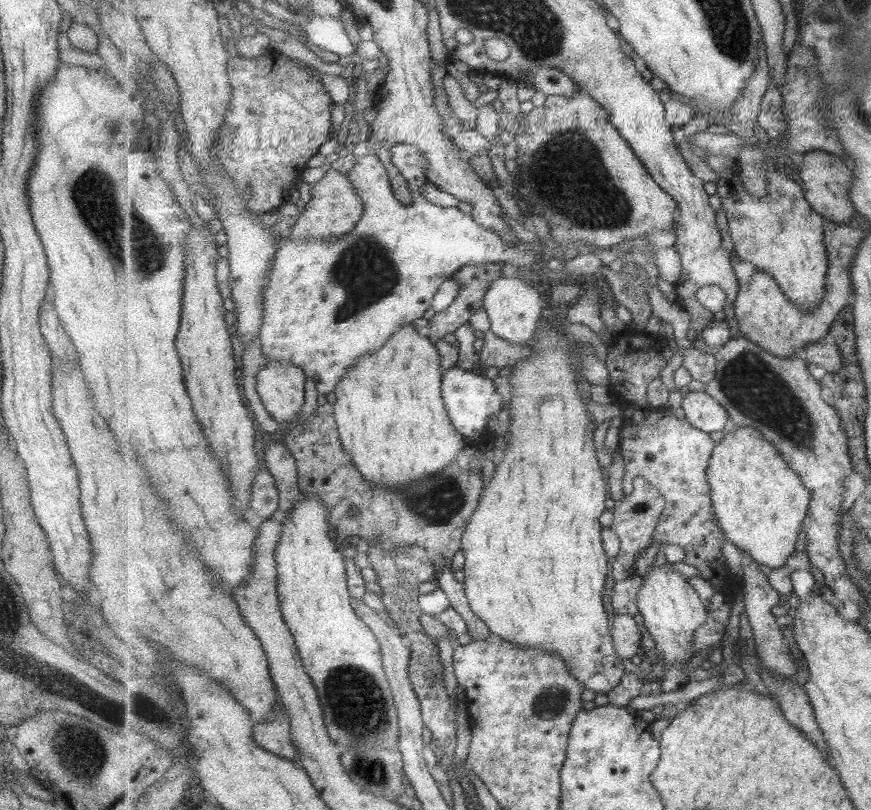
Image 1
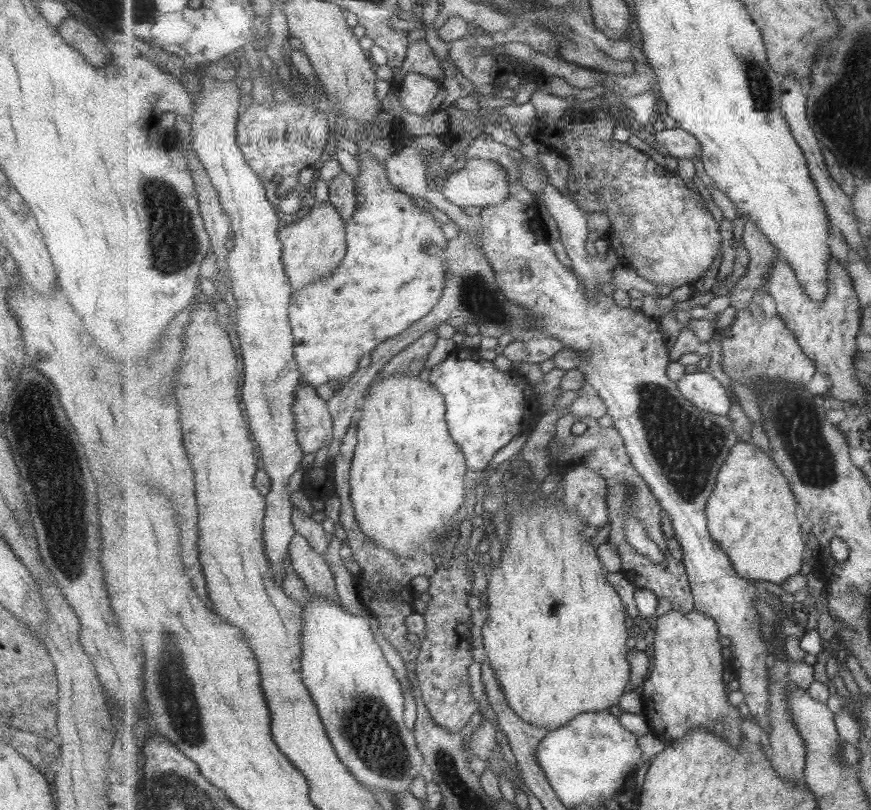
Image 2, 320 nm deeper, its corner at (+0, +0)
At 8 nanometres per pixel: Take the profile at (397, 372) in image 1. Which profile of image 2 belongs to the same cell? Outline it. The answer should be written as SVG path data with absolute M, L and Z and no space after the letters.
M396 374L389 378L384 378L380 382L372 383L368 389L367 395L359 403L359 412L356 417L358 428L359 442L356 453L352 462L350 472L351 498L354 504L355 516L358 520L360 529L371 540L374 540L379 546L387 551L401 557L401 559L413 559L421 548L428 550L433 548L436 541L444 541L449 531L445 530L445 526L462 515L463 504L466 501L465 478L467 478L468 466L466 463L466 455L459 448L457 442L451 436L450 427L446 419L446 398L439 392L439 389L430 382L424 382L417 376L408 374Z

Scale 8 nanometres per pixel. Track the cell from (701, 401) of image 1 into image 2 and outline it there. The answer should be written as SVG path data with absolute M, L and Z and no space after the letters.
M707 370L686 374L679 380L678 387L687 400L707 412L725 416L731 408L729 392Z

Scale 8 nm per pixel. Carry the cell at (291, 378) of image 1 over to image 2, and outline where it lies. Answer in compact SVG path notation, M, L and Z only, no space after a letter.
M301 386L294 406L298 439L304 454L315 454L325 448L334 434L334 418L328 401L317 395L313 386Z

